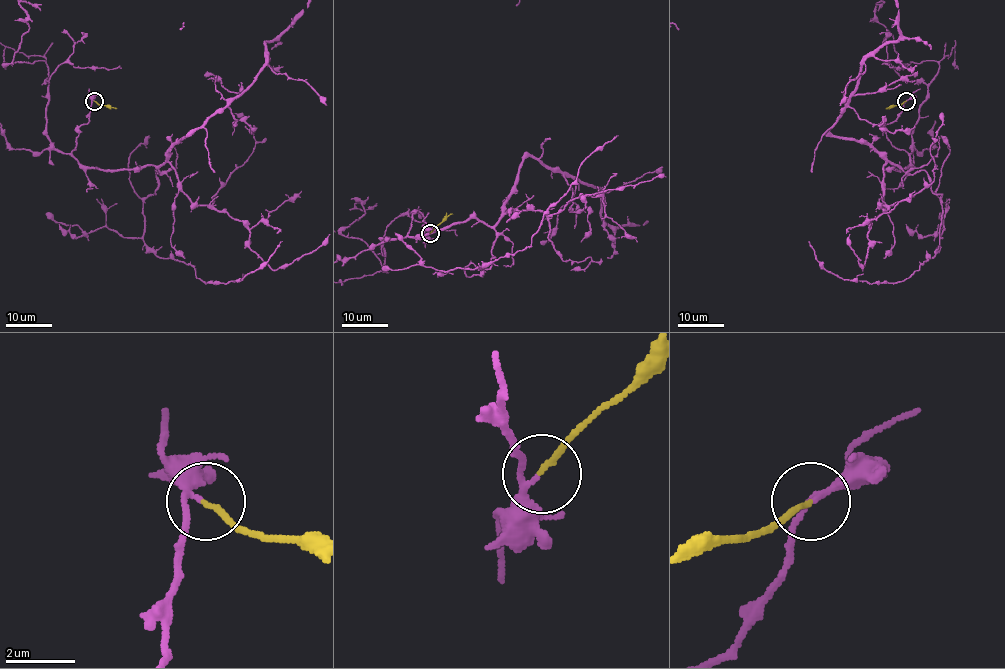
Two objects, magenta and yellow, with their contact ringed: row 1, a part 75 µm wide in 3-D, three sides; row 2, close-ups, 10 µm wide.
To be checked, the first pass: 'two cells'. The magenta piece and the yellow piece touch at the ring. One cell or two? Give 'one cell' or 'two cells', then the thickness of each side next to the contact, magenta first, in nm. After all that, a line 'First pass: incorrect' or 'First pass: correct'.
one cell; calibres 140 and 140 nm
First pass: incorrect

